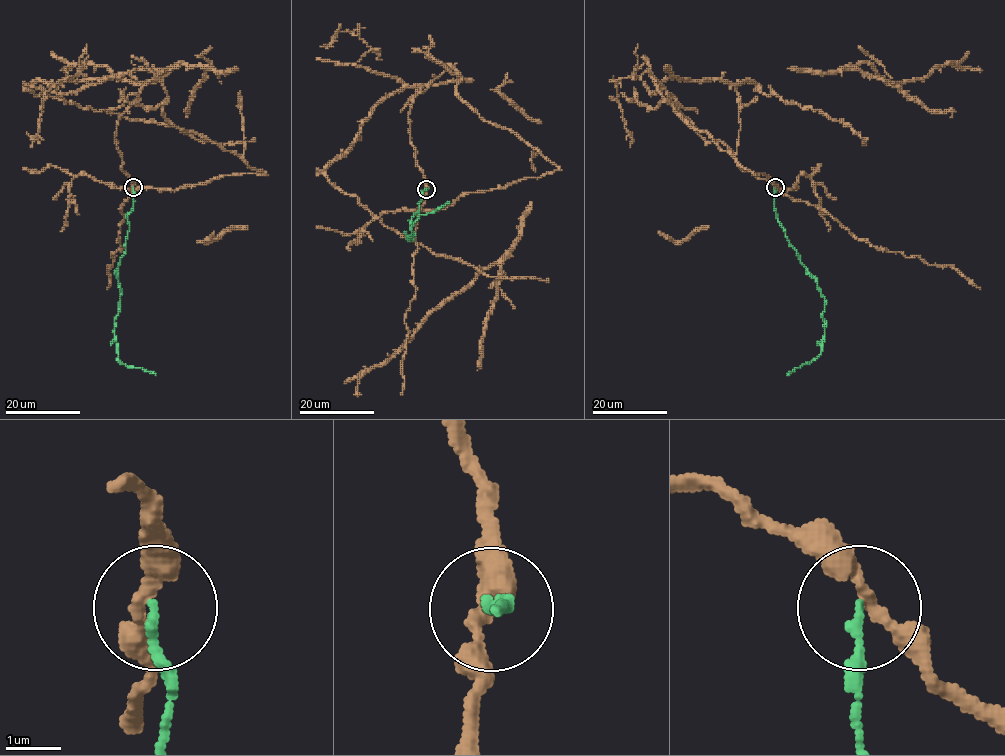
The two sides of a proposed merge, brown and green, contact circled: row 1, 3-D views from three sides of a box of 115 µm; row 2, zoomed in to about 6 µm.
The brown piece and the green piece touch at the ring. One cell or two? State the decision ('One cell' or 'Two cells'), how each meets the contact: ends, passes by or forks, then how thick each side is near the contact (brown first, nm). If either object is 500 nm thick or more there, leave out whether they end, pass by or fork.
Two cells. At the ring brown passes by. At the ring green ends. Thickness 280 nm (brown) against 160 nm

